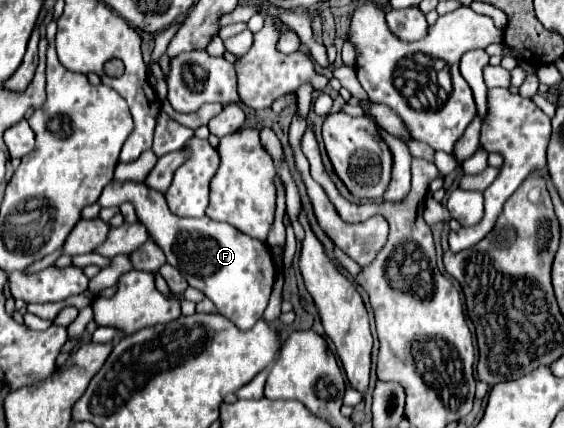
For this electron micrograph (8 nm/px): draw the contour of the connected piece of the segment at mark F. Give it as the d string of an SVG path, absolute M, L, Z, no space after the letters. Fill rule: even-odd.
M110 181L98 203L100 207L112 207L126 201L136 207L138 221L146 225L150 239L162 247L168 263L182 271L188 285L200 289L216 305L216 311L236 323L238 329L252 329L268 305L276 277L274 259L270 257L266 243L240 233L228 223L218 223L208 217L192 221L176 217L170 213L160 191L136 181Z

